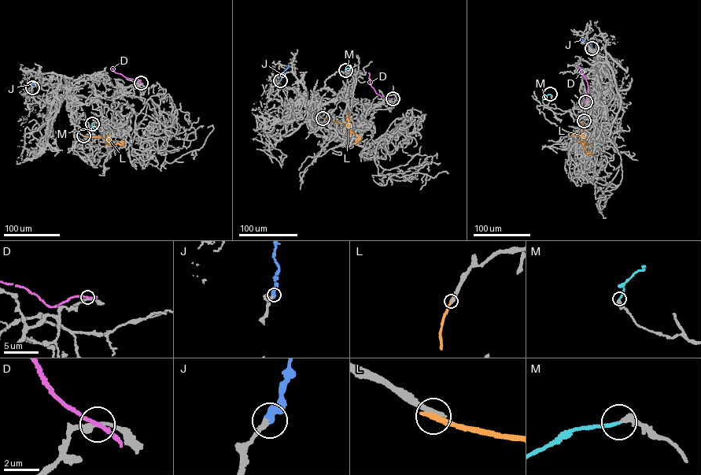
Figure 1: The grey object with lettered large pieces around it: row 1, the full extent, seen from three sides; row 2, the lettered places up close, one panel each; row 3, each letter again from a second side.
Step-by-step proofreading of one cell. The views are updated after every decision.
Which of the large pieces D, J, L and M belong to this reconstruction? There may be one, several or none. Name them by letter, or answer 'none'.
J, M

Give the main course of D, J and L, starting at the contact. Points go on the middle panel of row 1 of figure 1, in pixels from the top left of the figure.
D: (392, 98), (377, 94), (370, 84), (368, 72)
J: (280, 80), (288, 64)
L: (322, 118), (348, 124), (349, 130), (358, 136), (355, 143)

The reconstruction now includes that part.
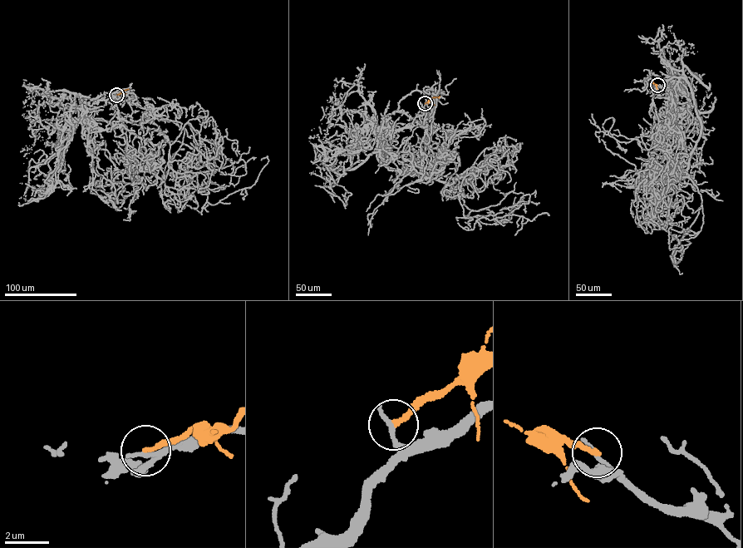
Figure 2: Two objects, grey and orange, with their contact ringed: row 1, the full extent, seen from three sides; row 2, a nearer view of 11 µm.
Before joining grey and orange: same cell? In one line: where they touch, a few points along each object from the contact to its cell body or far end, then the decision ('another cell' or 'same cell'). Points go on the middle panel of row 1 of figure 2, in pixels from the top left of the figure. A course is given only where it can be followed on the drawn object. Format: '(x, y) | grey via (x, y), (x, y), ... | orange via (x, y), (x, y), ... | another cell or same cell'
(425, 103) | grey via (425, 103), (414, 118), (445, 149), (432, 176), (473, 210), (464, 216), (531, 221), (542, 212) | orange via (425, 103), (431, 98), (440, 96) | another cell

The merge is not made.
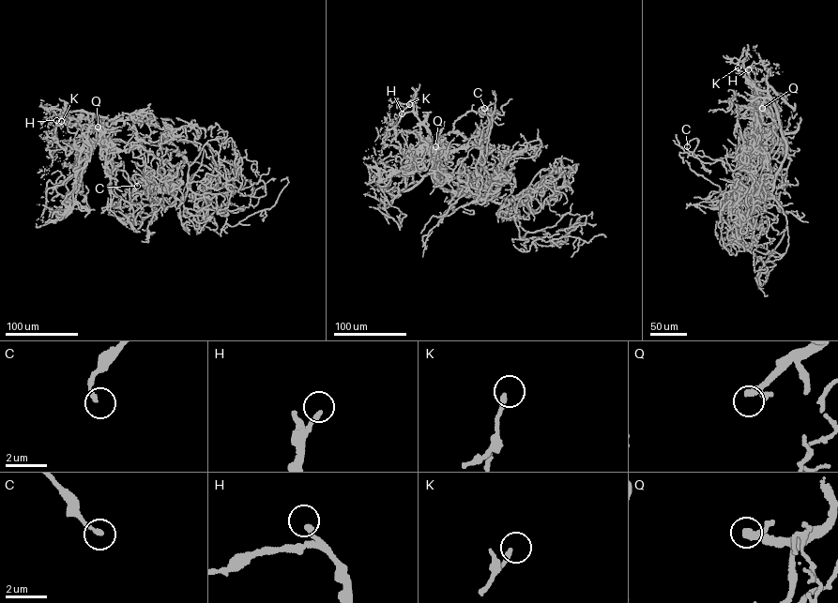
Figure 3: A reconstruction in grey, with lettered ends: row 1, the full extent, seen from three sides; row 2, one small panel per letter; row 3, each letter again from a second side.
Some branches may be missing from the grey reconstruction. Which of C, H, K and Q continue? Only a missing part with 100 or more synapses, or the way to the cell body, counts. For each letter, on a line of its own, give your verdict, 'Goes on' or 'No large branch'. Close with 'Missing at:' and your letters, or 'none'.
C: No large branch
H: No large branch
K: No large branch
Q: Goes on
Missing at: Q

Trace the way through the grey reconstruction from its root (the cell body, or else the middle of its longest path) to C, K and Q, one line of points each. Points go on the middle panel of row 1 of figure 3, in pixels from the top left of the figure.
C: (481, 198), (485, 197), (486, 180), (479, 141), (488, 131), (492, 115), (480, 113), (479, 109), (484, 108)
K: (481, 198), (438, 187), (431, 174), (421, 176), (409, 156), (401, 153), (394, 131), (409, 104)
Q: (481, 198), (436, 187), (440, 173), (433, 167), (435, 146)

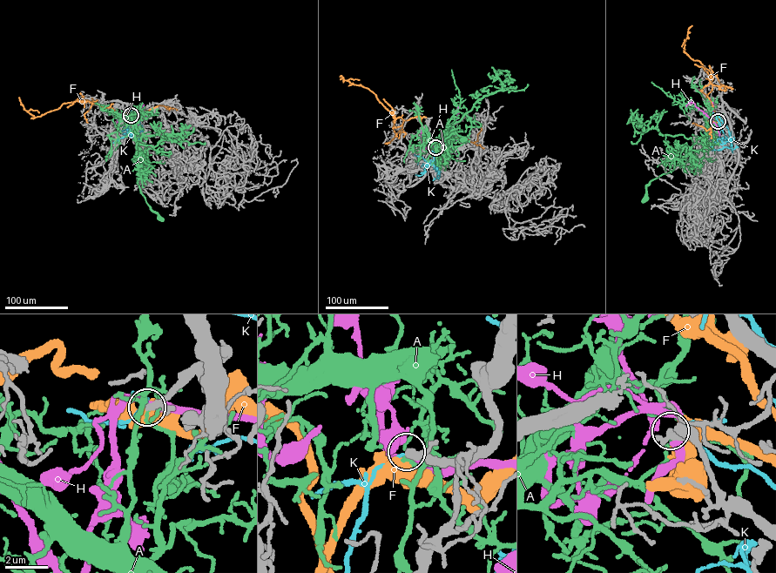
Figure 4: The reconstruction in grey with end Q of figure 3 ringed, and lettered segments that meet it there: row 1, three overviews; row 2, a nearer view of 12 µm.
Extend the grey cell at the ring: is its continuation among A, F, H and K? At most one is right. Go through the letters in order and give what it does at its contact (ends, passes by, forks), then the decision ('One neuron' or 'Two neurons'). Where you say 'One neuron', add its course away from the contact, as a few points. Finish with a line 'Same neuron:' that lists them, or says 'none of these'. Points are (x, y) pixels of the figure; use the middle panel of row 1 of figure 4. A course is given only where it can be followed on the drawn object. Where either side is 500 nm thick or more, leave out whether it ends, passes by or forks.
A: It ends there. Two neurons
F: Two neurons
H: It passes by. Two neurons
K: It passes by. Two neurons
Same neuron: none of these

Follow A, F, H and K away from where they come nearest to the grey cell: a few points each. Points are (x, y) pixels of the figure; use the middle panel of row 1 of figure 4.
A: (435, 147), (441, 152), (441, 144), (435, 146), (441, 147), (440, 143), (452, 133), (463, 139)
F: (435, 147), (433, 152), (433, 147), (426, 141), (420, 117), (395, 119), (367, 88), (340, 77)
H: (436, 148), (448, 149), (458, 107)
K: (435, 147), (434, 151), (436, 171), (431, 159), (425, 165), (424, 172), (415, 175)

